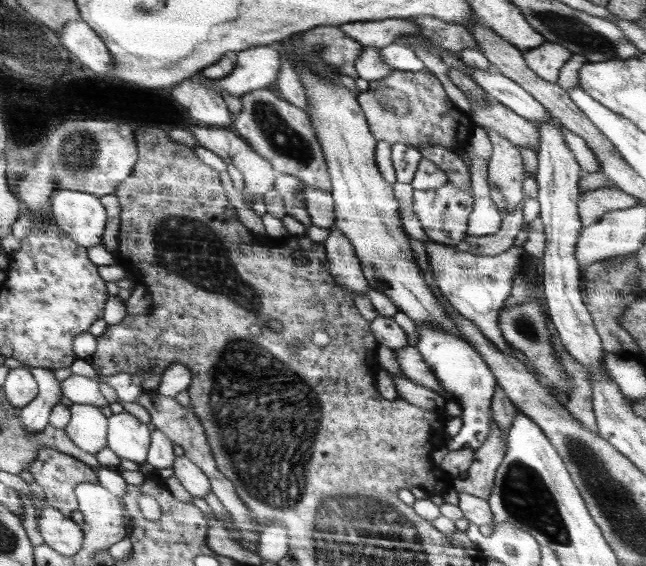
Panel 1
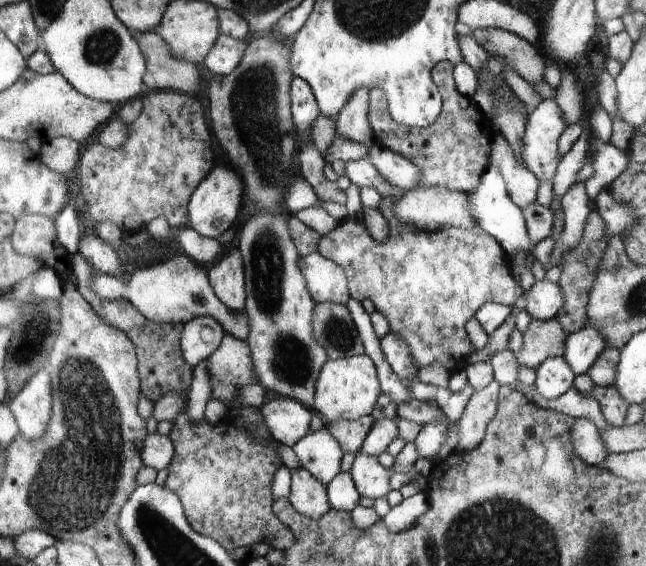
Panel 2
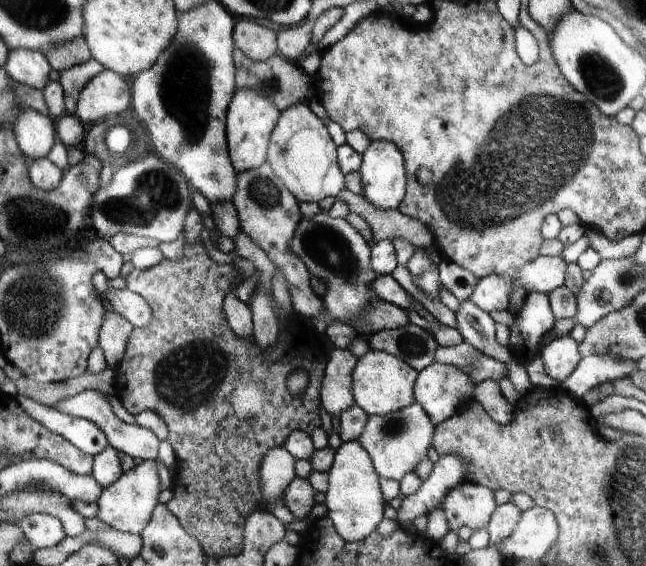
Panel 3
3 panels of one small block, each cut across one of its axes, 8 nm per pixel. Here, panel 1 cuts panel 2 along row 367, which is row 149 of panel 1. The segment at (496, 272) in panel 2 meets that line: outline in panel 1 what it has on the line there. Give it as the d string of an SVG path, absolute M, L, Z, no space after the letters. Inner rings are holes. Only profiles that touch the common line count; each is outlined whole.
M396 68L390 75L370 81L368 89L358 95L359 105L378 141L386 140L392 145L404 143L419 151L442 146L454 152L455 148L466 146L472 136L472 128L468 128L470 115L468 112L460 114L460 110L449 100L442 81L428 69L412 72ZM396 92L402 96L396 96Z

